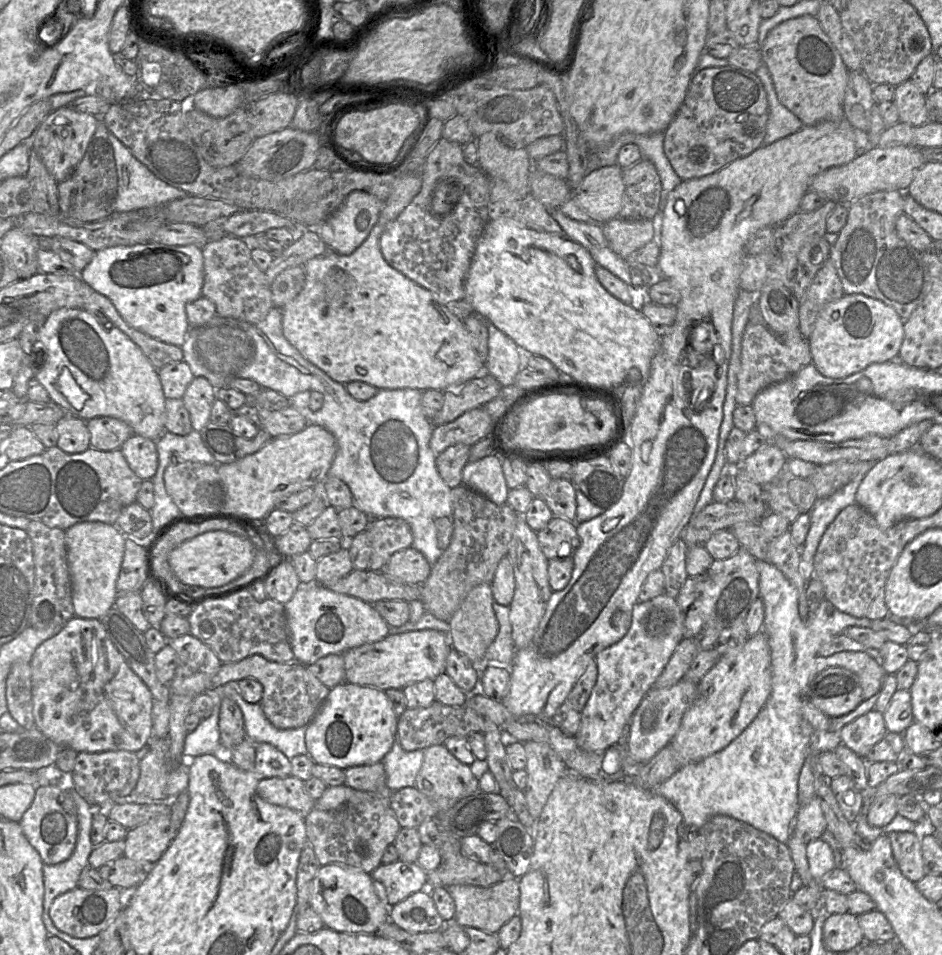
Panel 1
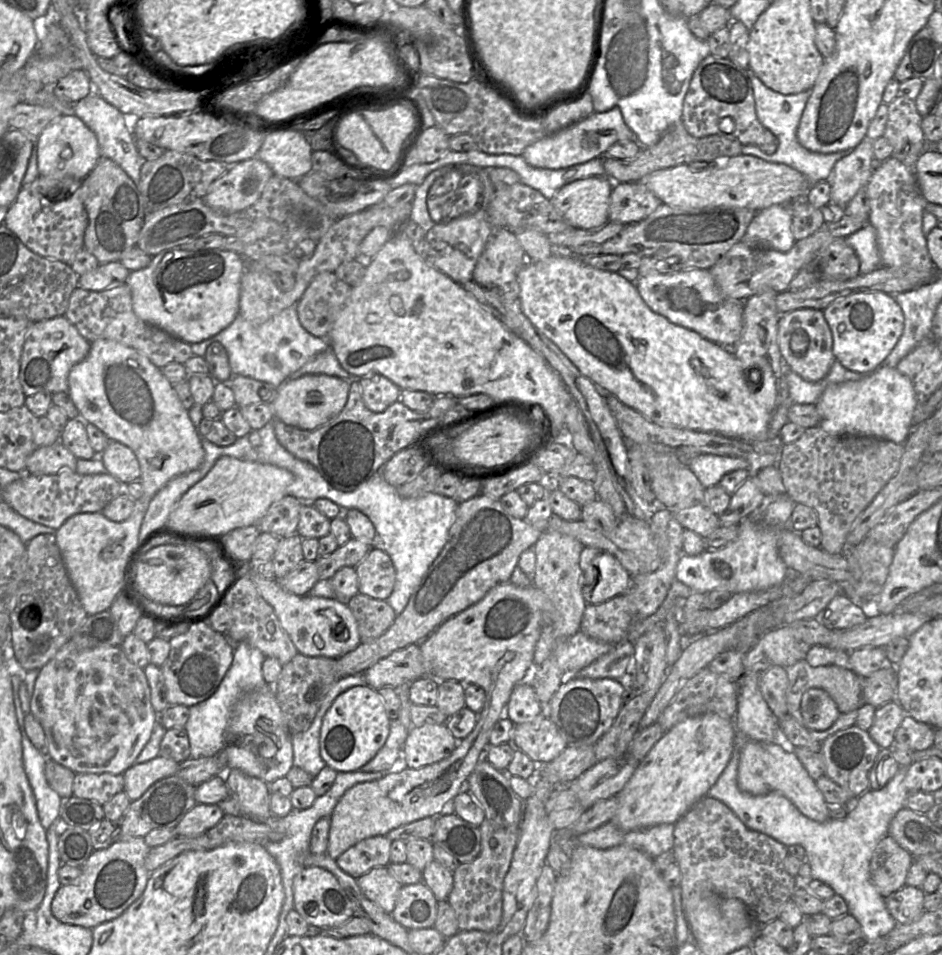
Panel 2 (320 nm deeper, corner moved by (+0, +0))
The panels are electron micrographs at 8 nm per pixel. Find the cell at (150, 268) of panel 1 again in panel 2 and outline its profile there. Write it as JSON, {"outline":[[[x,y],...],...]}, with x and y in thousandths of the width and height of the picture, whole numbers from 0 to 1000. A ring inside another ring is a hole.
{"outline":[[[236,261],[174,262],[157,279],[139,284],[133,297],[139,304],[143,330],[200,359],[211,359],[242,342],[254,329],[256,290],[261,271]]]}

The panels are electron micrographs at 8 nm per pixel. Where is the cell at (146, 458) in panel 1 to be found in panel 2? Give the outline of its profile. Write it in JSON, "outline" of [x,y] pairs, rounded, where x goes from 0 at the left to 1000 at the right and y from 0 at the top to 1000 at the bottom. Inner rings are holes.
{"outline":[[[117,462],[110,472],[104,476],[113,494],[136,508],[149,502],[150,491],[142,473],[124,462]]]}

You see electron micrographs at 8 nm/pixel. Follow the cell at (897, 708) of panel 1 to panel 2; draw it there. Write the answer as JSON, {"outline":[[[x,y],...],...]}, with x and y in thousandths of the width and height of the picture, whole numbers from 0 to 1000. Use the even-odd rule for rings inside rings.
{"outline":[[[951,732],[930,741],[928,755],[921,768],[934,783],[944,783],[948,780],[950,765],[961,748]]]}

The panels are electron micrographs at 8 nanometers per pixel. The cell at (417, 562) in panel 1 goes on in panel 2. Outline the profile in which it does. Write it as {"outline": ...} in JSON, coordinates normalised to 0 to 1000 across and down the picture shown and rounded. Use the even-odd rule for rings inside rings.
{"outline":[[[397,572],[376,595],[380,603],[382,622],[411,628],[418,617],[420,597],[415,584],[406,573]]]}

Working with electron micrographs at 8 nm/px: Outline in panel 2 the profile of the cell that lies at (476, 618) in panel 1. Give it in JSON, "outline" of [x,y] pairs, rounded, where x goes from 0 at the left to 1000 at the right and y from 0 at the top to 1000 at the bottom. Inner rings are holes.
{"outline":[[[473,758],[438,761],[430,776],[426,799],[438,805],[466,798],[478,792],[486,778]]]}

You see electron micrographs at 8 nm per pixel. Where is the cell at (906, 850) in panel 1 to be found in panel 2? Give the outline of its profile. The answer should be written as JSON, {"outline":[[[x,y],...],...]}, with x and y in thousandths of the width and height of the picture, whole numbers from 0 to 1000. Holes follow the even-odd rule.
{"outline":[[[945,874],[931,883],[924,901],[924,920],[938,940],[962,927],[962,917],[970,897]]]}

